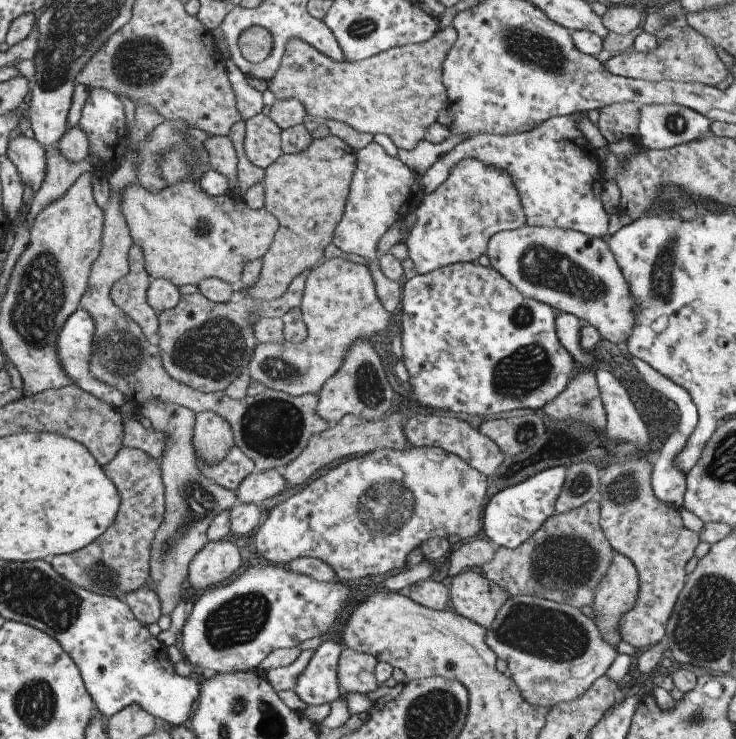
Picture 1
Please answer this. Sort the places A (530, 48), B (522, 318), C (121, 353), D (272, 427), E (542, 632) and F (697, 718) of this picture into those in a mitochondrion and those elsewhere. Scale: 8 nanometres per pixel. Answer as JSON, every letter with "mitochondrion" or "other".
{"A":"mitochondrion","B":"mitochondrion","C":"mitochondrion","D":"mitochondrion","E":"mitochondrion","F":"mitochondrion"}

